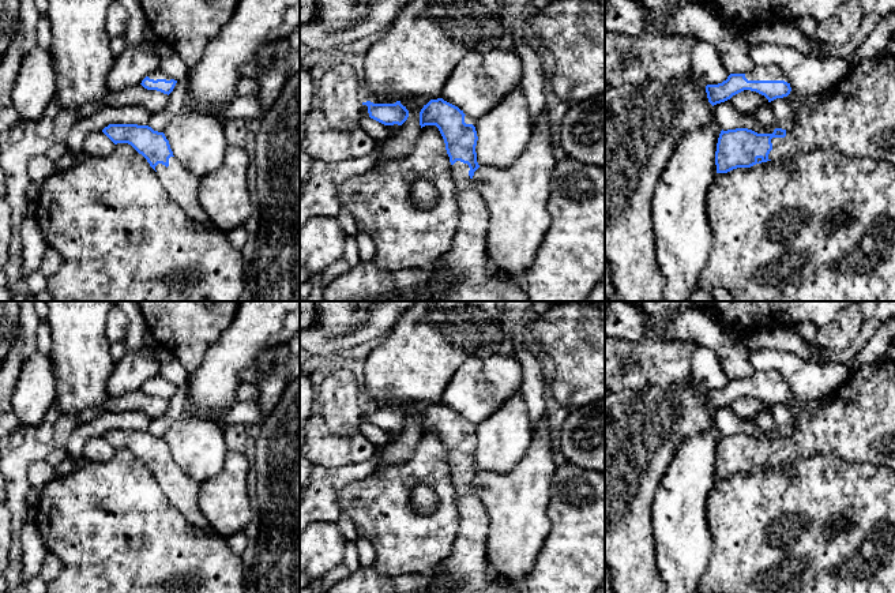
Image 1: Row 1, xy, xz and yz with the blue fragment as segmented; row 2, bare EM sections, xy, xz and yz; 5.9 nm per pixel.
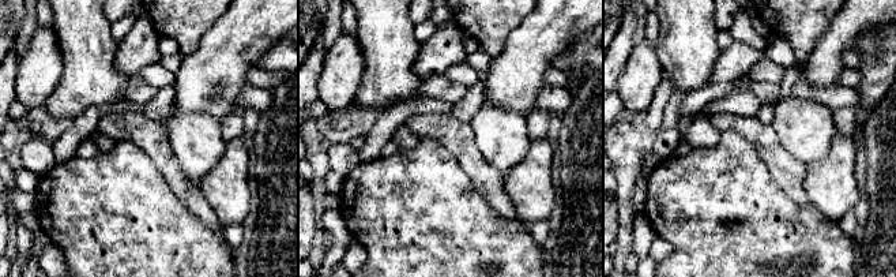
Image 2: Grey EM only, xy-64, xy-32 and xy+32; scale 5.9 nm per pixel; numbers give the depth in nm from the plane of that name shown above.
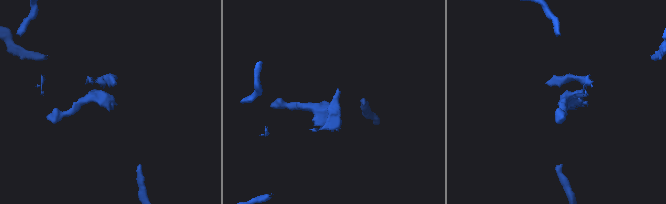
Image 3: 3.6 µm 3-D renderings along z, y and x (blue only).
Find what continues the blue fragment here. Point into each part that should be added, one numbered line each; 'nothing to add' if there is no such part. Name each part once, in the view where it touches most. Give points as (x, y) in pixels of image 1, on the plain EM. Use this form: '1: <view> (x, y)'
1: yz (763, 376)

